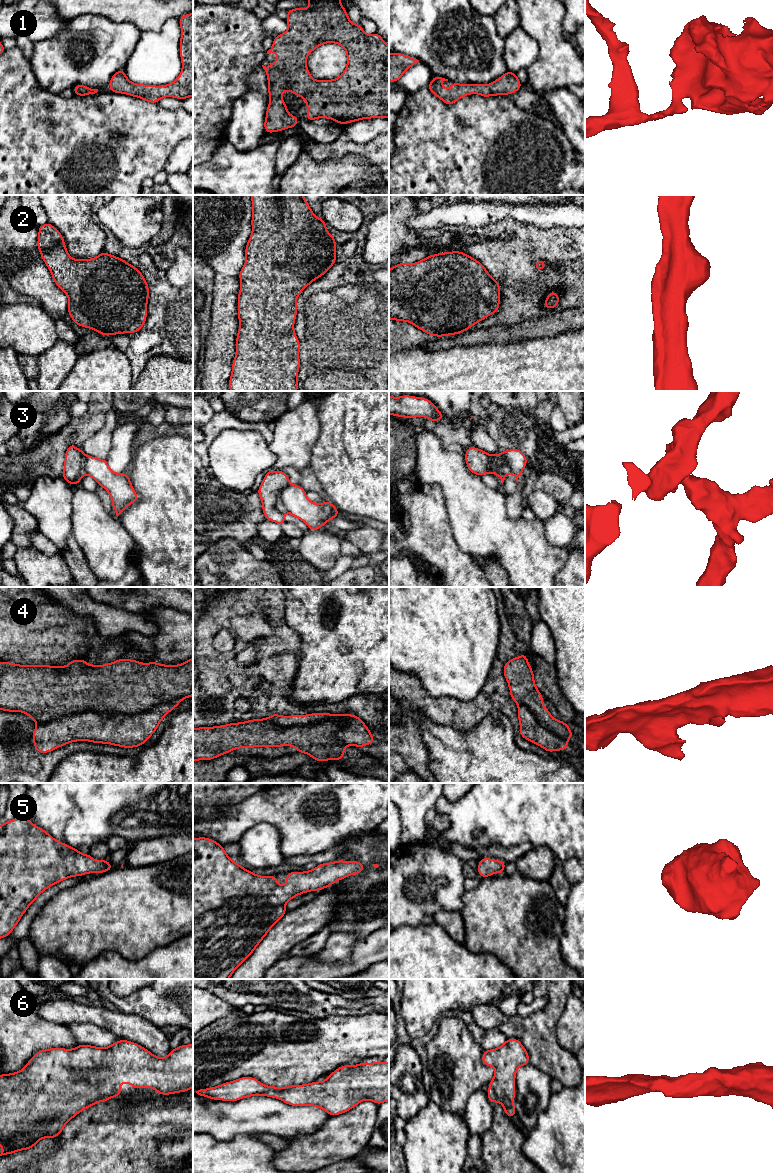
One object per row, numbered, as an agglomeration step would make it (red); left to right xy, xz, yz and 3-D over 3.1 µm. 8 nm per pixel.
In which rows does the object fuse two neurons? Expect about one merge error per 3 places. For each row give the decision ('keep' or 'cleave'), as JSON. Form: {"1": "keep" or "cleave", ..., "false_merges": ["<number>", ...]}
{"1": "keep", "2": "keep", "3": "cleave", "4": "cleave", "5": "keep", "6": "keep", "false_merges": ["3", "4"]}

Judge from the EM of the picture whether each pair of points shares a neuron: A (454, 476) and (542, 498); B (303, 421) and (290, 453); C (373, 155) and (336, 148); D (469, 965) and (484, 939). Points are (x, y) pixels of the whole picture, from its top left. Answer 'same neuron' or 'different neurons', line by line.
A: different neurons
B: same neuron
C: same neuron
D: different neurons

